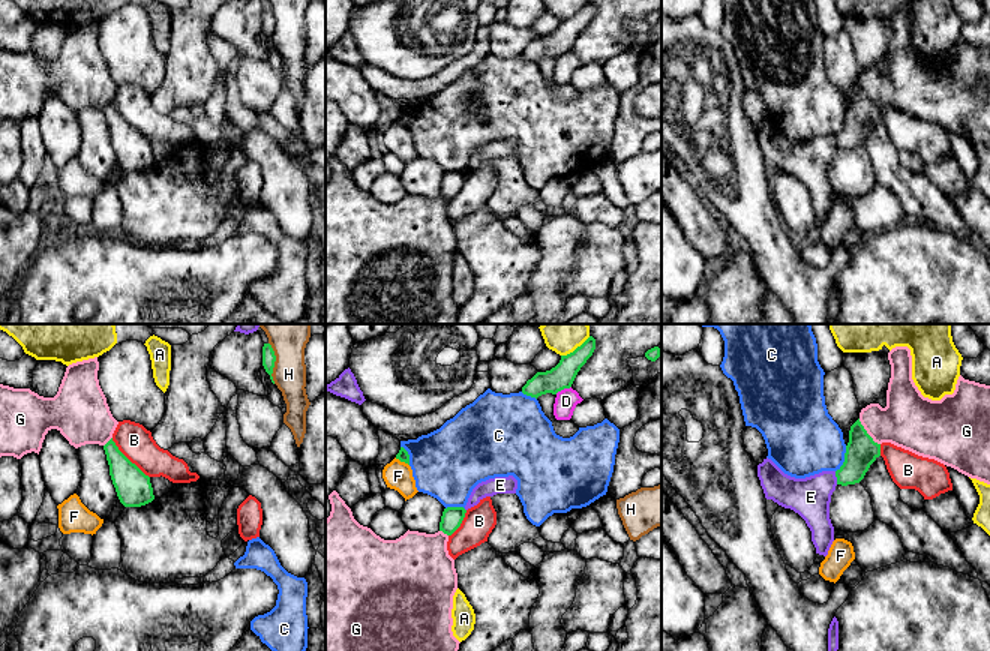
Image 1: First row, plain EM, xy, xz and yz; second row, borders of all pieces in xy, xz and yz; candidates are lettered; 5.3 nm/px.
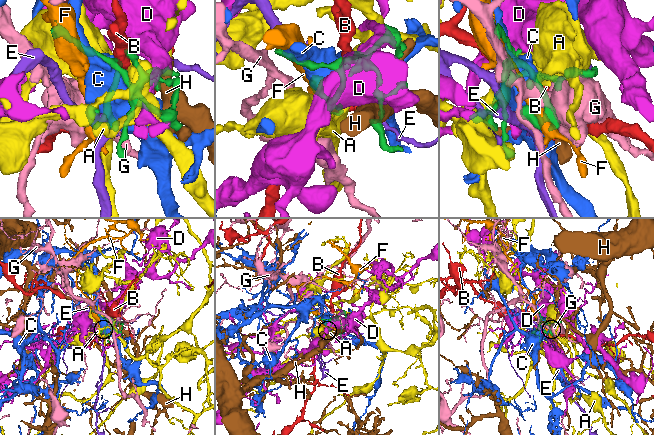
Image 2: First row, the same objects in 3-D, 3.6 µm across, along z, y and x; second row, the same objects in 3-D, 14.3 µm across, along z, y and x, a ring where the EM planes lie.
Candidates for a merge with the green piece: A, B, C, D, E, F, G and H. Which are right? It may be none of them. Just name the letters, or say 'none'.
none

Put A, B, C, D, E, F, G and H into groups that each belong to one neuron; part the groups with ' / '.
A / B / C / D / E / F / G / H

